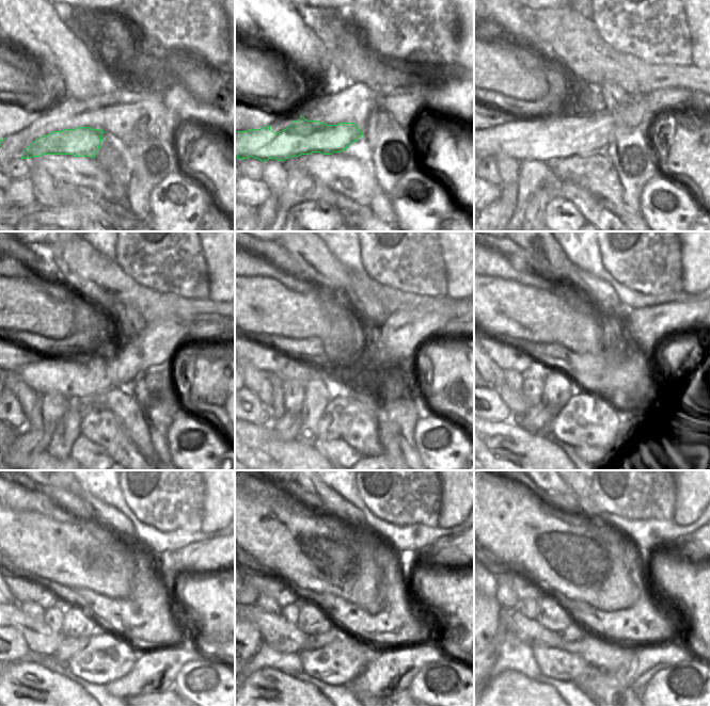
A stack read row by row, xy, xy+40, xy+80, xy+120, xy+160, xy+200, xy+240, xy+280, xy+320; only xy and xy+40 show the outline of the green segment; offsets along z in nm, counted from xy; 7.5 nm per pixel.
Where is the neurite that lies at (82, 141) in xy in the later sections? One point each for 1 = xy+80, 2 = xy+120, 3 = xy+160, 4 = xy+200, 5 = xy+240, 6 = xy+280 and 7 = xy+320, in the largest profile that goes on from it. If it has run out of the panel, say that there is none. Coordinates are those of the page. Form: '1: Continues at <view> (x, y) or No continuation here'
1: Continues at xy+80 (564, 134)
2: Continues at xy+120 (158, 342)
3: Continues at xy+160 (399, 338)
4: Continues at xy+200 (647, 325)
5: Continues at xy+240 (212, 555)
6: Continues at xy+280 (452, 549)
7: Continues at xy+320 (691, 544)

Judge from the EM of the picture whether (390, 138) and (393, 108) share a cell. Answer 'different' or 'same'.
different

